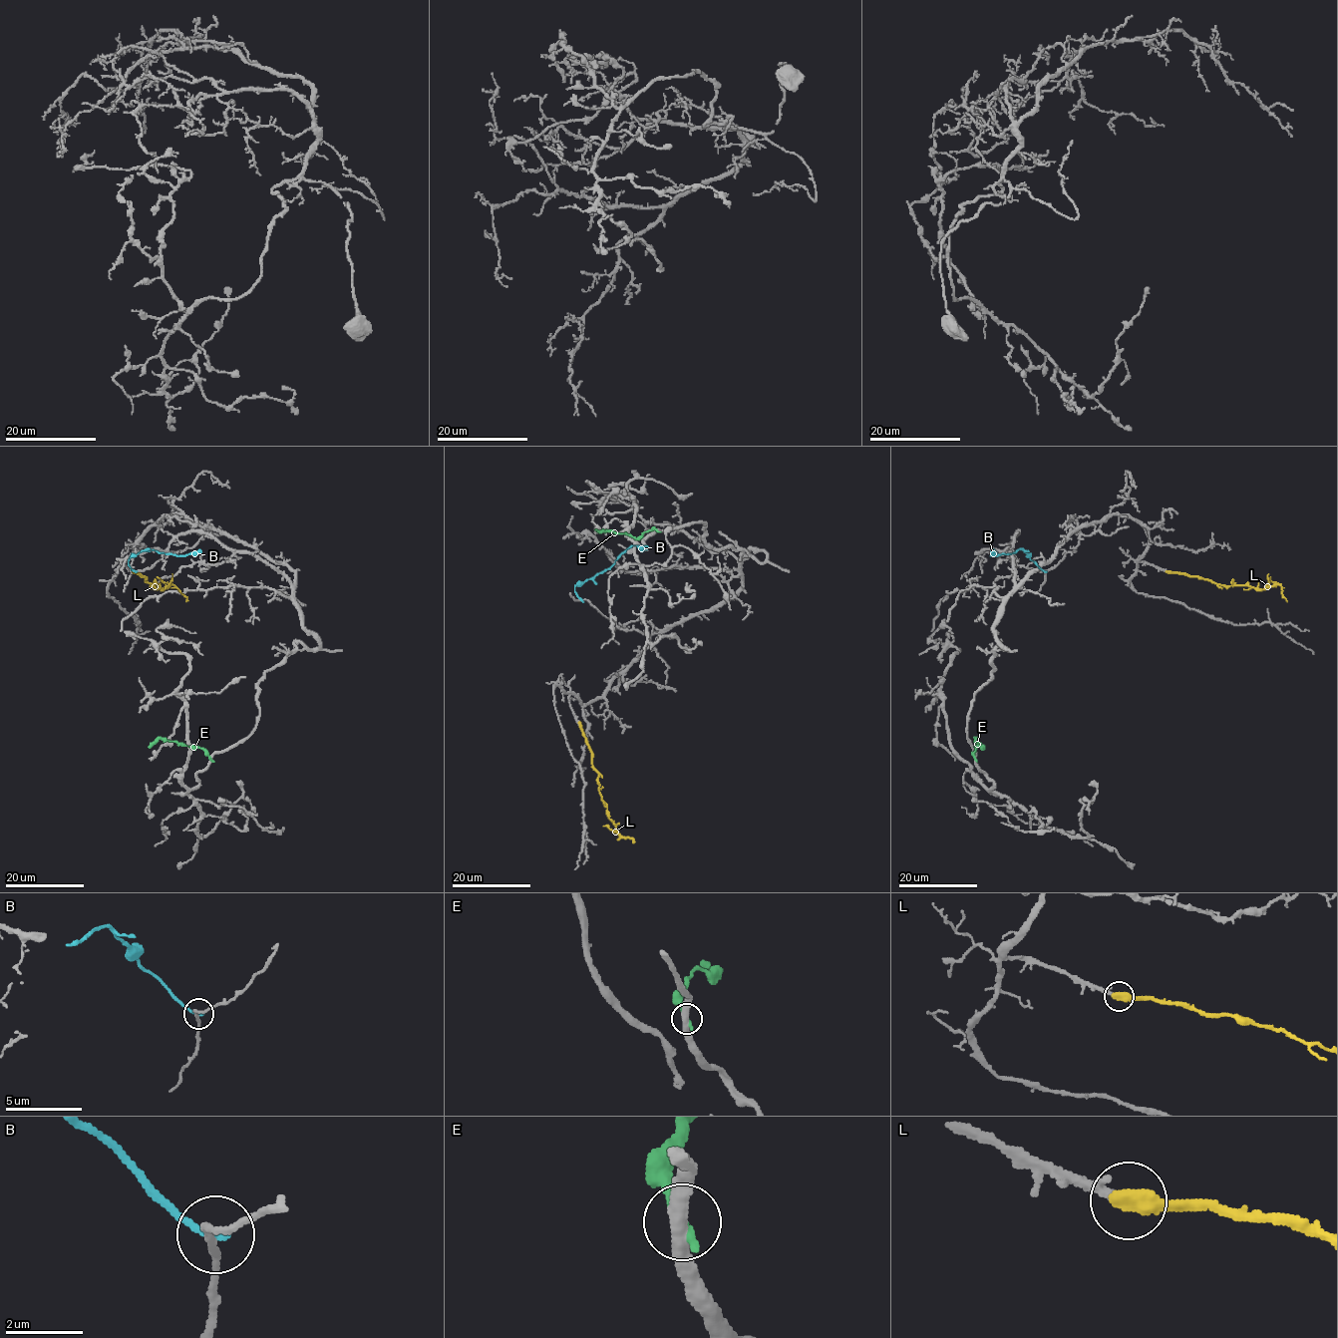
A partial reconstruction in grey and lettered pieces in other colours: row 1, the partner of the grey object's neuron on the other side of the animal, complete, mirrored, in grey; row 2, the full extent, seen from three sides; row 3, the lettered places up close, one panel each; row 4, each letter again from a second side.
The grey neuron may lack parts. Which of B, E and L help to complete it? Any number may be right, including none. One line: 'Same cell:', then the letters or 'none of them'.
Same cell: L

